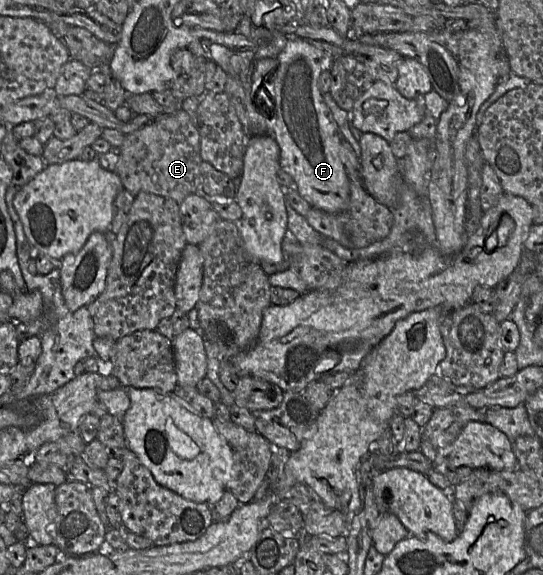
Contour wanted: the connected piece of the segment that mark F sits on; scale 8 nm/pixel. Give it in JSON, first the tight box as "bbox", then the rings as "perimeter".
{"bbox":[251,40,352,213],"perimeter":[[[289,40],[276,57],[255,60],[251,74],[252,88],[257,90],[257,86],[263,82],[262,89],[265,88],[274,98],[275,118],[269,135],[274,137],[280,148],[280,169],[293,178],[297,191],[313,208],[327,213],[339,213],[348,207],[350,187],[346,165],[348,151],[352,150],[324,103],[319,89],[320,74],[326,66],[330,68],[333,59],[306,41]]]}

